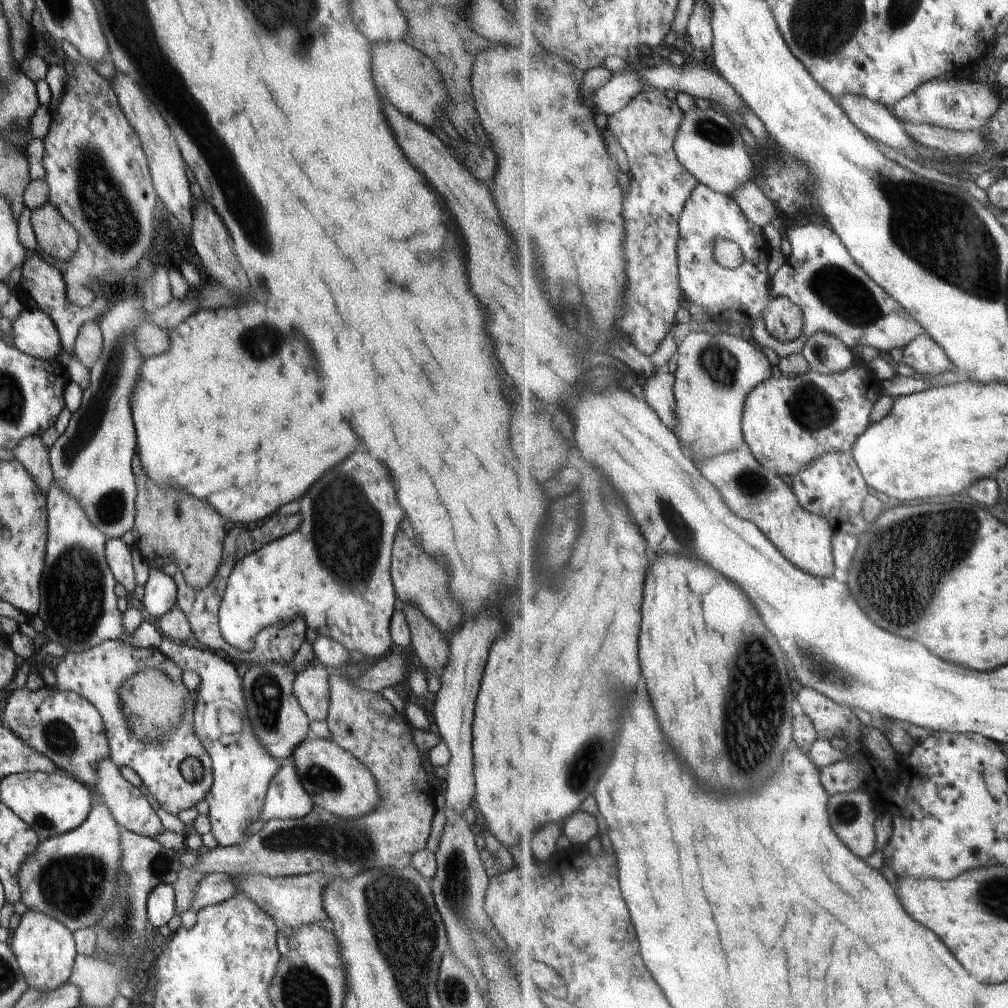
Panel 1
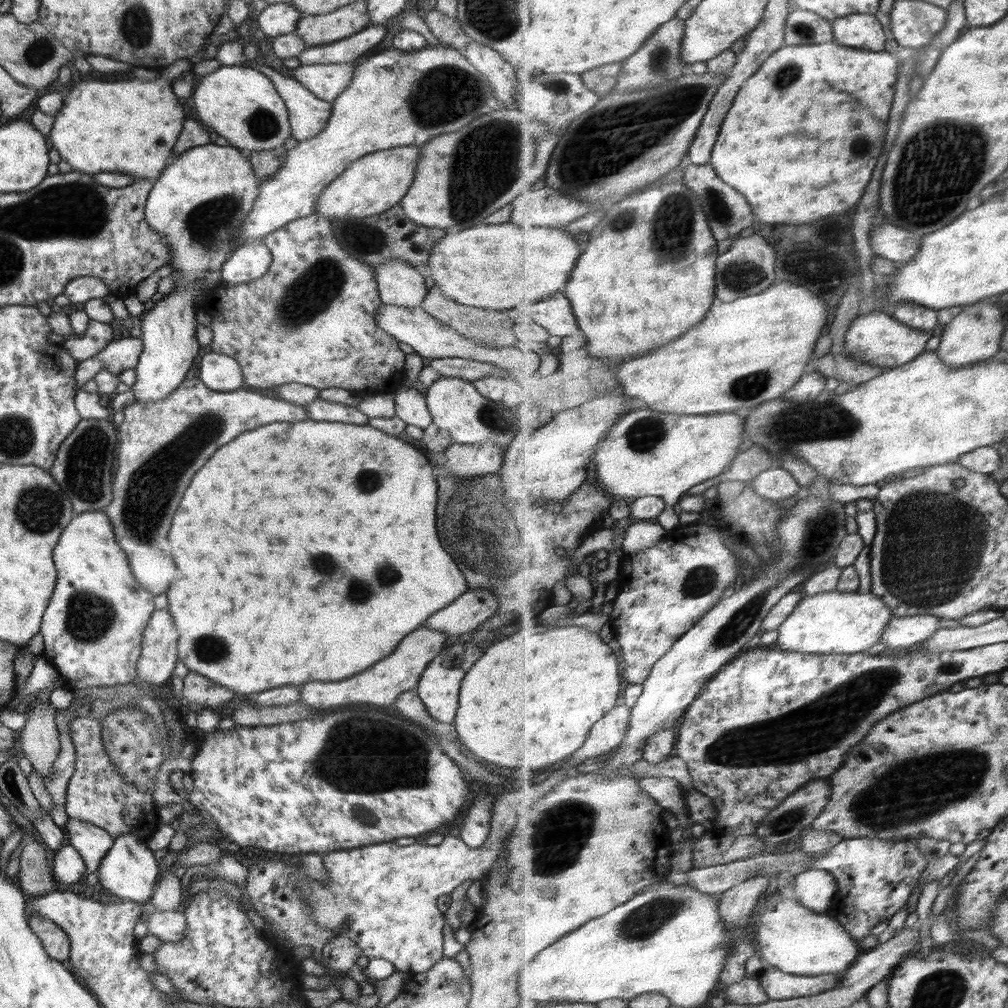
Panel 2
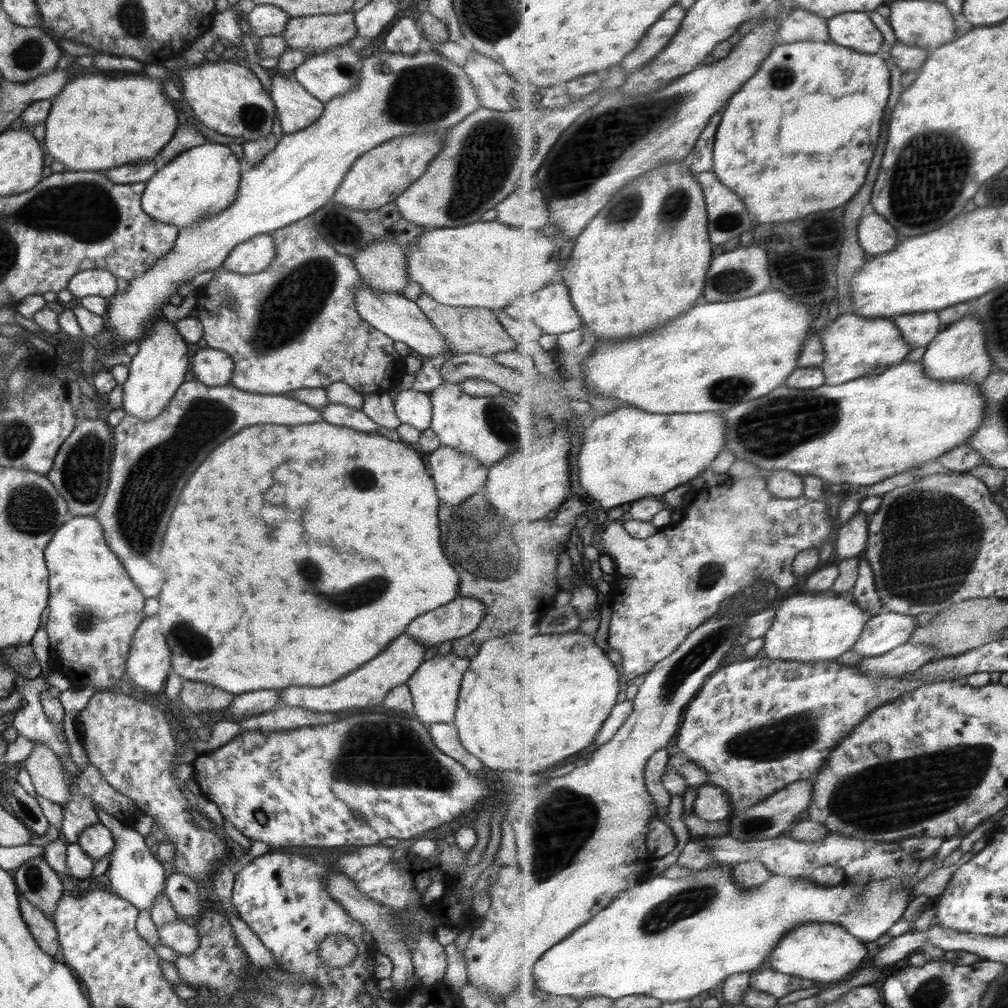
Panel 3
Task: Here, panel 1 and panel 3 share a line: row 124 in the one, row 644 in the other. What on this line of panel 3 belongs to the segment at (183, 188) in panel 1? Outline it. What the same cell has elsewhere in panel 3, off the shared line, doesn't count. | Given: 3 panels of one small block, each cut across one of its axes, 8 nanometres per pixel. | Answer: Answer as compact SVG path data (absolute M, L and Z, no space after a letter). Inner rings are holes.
M156 615L145 617L133 634L126 661L127 680L146 692L164 689L167 676L173 671L171 652L159 626Z

